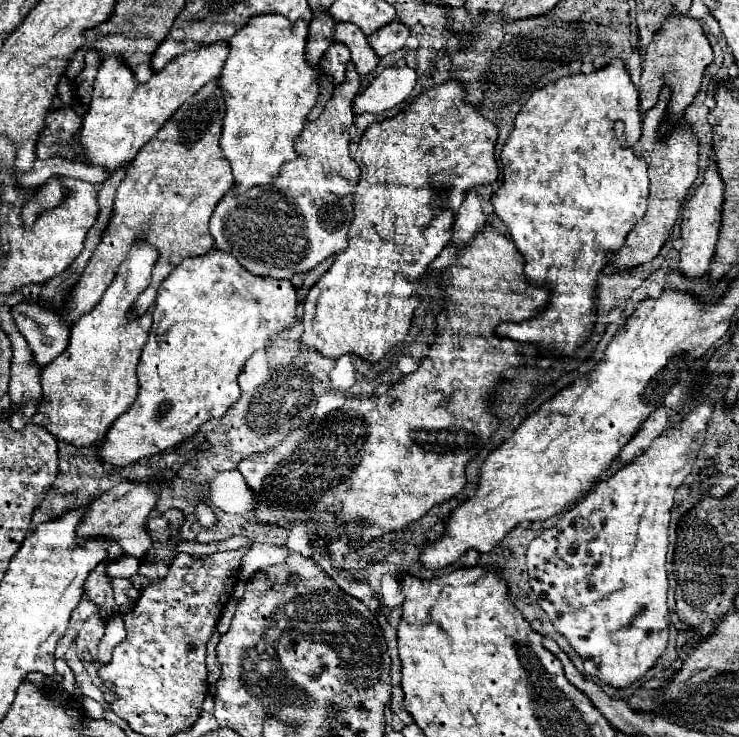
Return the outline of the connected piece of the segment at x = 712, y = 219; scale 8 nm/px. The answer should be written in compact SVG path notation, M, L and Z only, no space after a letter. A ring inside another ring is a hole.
M709 161L709 167L705 171L705 181L701 187L693 193L693 197L683 205L681 211L681 239L683 247L679 251L679 265L677 271L685 275L687 279L699 279L705 277L715 253L715 243L717 243L717 233L721 225L721 177L717 175L717 167L713 167L713 161Z

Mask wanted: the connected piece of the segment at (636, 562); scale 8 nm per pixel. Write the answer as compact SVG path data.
M715 395L687 413L679 427L665 429L641 457L619 469L609 481L603 481L601 487L597 485L579 505L565 511L555 527L545 529L527 547L527 569L537 603L553 621L557 631L563 633L581 655L587 675L615 689L627 689L639 681L657 663L667 647L669 583L665 573L665 555L669 543L669 515L673 495L691 473L693 461L703 445L713 403Z

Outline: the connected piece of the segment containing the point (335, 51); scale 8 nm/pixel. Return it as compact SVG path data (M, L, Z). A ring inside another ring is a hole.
M334 42L329 49L329 53L323 55L321 59L321 69L325 75L333 77L335 83L341 83L345 79L345 64L351 60L349 49L341 44Z

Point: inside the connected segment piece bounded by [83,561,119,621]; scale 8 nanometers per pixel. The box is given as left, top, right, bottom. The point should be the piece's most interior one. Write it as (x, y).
(97, 587)

